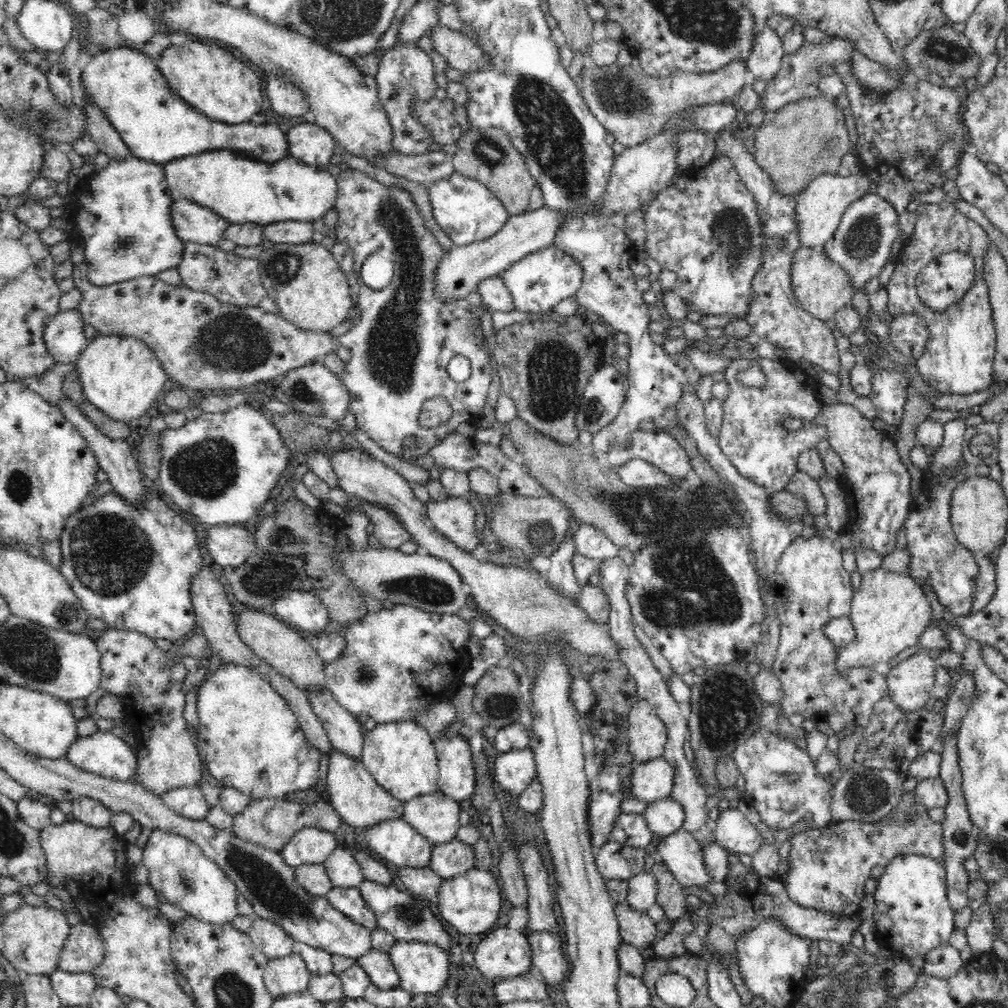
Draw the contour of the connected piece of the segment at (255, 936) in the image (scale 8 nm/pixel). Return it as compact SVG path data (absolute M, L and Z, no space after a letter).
M254 915L251 927L246 933L269 959L282 958L293 953L295 940L272 920Z

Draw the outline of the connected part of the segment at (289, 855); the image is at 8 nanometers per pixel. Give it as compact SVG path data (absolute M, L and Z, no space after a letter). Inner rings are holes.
M315 827L304 828L279 851L284 862L296 868L302 864L320 864L337 847L334 834Z

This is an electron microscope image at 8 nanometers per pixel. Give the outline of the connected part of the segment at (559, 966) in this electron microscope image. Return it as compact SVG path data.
M529 931L527 939L531 946L532 962L539 968L545 982L550 985L562 984L569 972L558 933Z

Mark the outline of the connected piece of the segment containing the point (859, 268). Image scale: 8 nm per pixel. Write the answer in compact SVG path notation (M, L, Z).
M878 193L866 194L846 209L834 236L823 244L823 251L848 274L854 290L864 289L868 282L880 277L884 270L892 244L898 238L898 229L899 216L894 205Z

